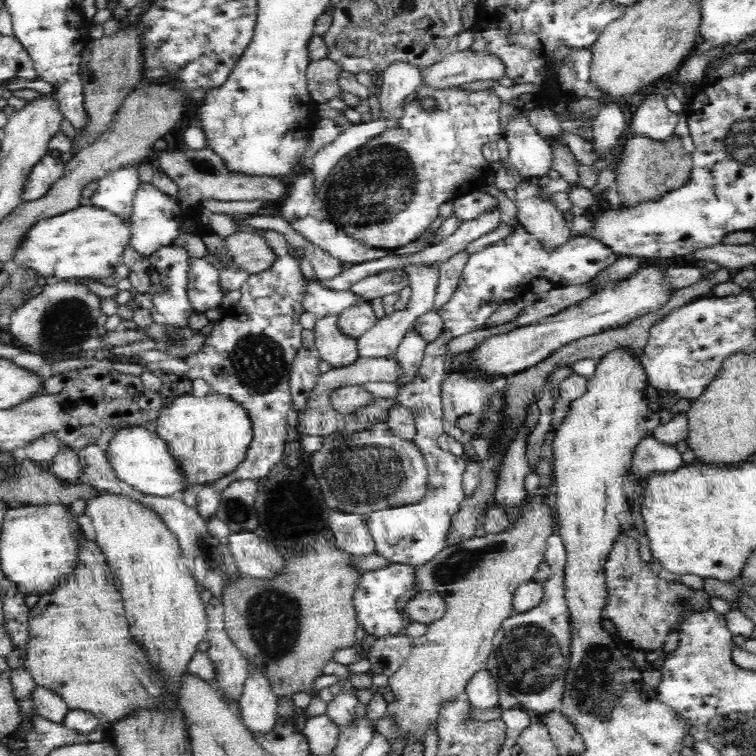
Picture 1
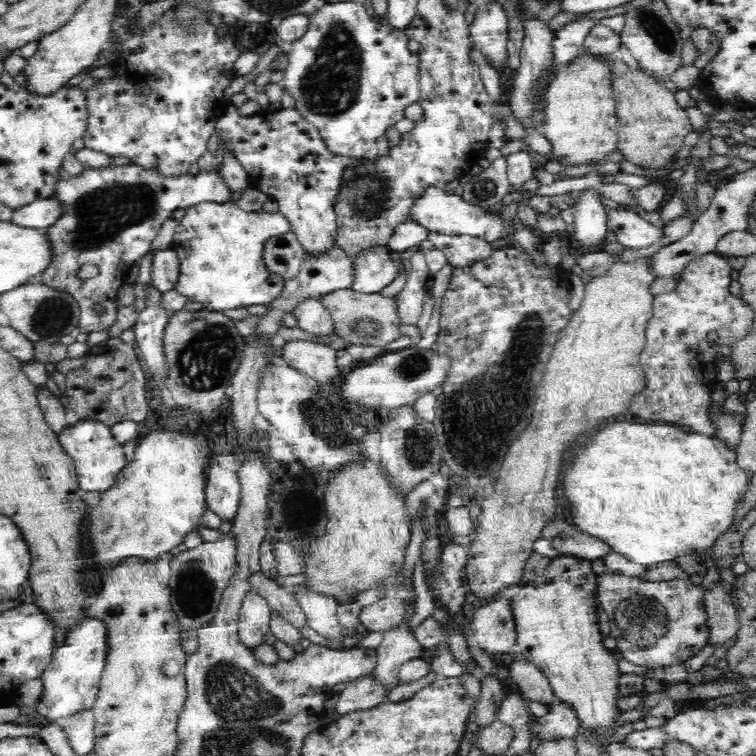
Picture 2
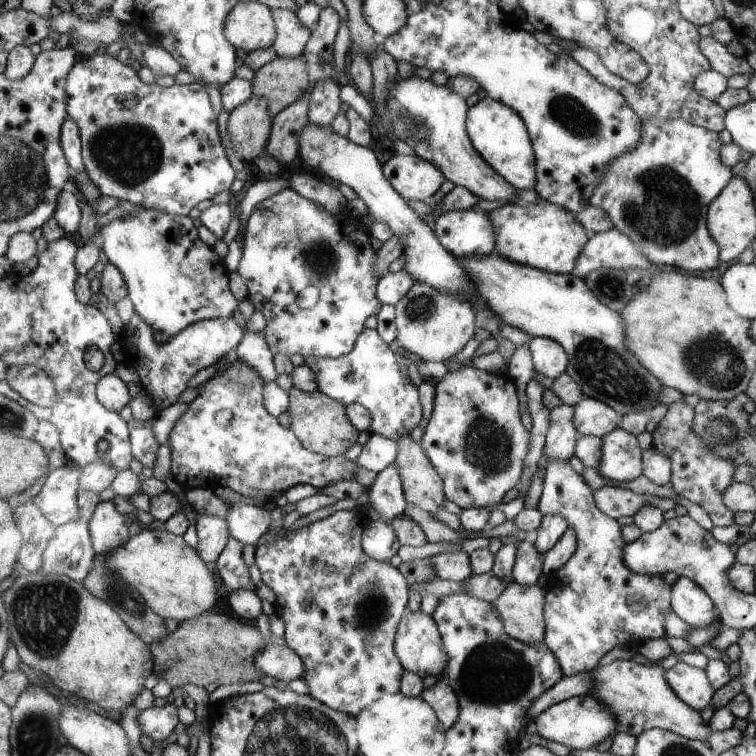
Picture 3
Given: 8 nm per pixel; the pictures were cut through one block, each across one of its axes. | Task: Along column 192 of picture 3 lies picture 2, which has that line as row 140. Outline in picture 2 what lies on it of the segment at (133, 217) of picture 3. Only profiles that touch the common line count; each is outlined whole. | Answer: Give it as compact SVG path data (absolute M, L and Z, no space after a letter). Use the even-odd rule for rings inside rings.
M230 105L215 124L218 140L222 141L226 151L232 151L238 162L248 173L248 182L260 188L268 197L272 196L278 202L279 212L290 223L291 231L301 242L305 254L314 256L335 245L334 236L337 228L336 204L338 191L343 185L343 172L353 171L365 163L365 158L350 158L336 156L329 151L319 130L302 116L296 107L284 107L284 110L266 110L258 112L256 116L241 114L234 105Z

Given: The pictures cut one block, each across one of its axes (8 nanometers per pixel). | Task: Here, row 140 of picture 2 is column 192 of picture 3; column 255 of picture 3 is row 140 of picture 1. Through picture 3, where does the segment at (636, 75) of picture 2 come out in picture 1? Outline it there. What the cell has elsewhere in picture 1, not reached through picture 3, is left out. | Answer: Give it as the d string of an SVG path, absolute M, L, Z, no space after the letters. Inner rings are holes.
M636 133L626 137L622 154L616 162L618 174L615 187L620 195L621 204L632 208L642 201L662 198L667 192L686 184L692 167L693 160L682 147L682 139L675 134L665 141L657 141Z

